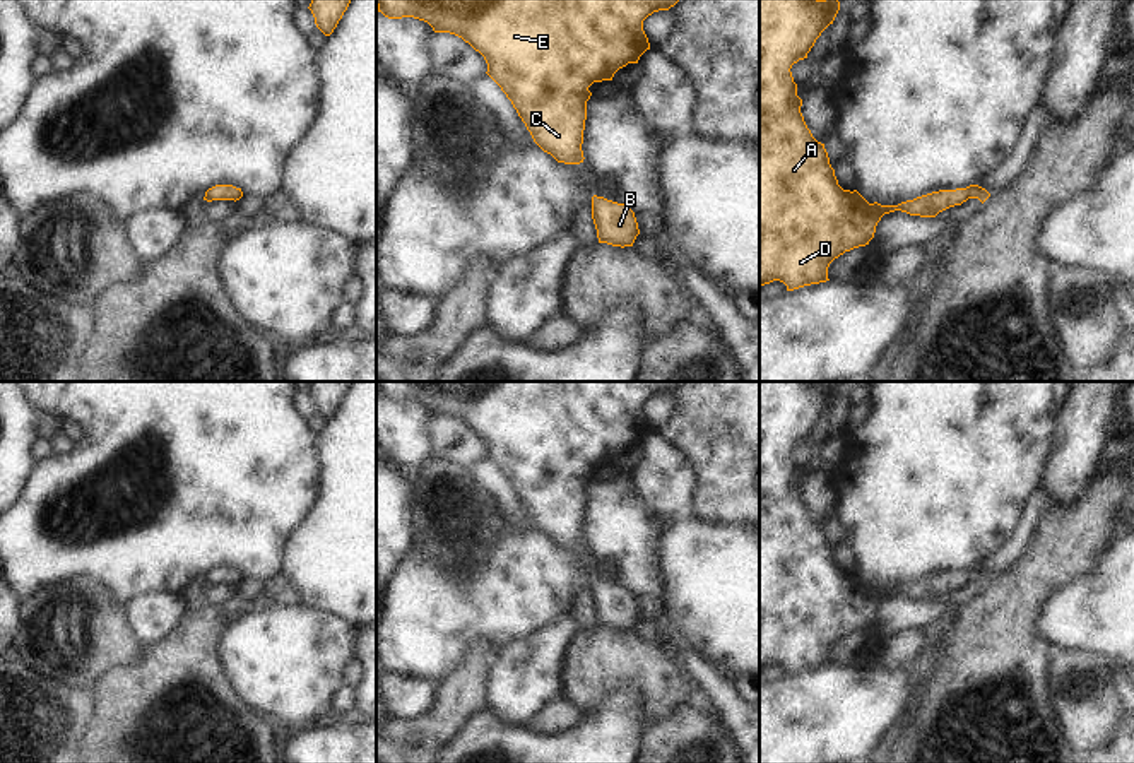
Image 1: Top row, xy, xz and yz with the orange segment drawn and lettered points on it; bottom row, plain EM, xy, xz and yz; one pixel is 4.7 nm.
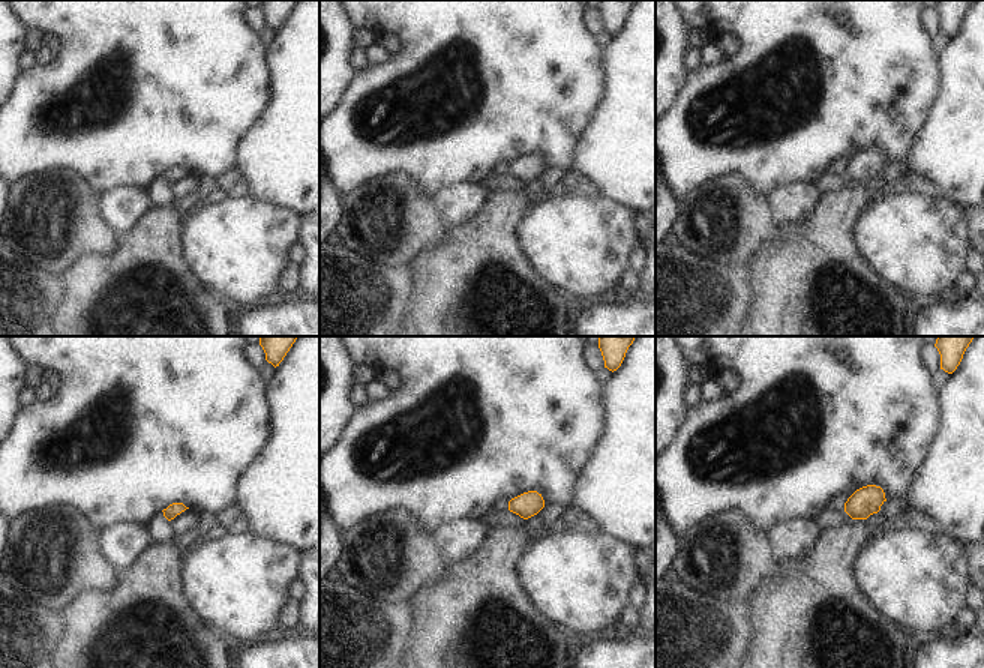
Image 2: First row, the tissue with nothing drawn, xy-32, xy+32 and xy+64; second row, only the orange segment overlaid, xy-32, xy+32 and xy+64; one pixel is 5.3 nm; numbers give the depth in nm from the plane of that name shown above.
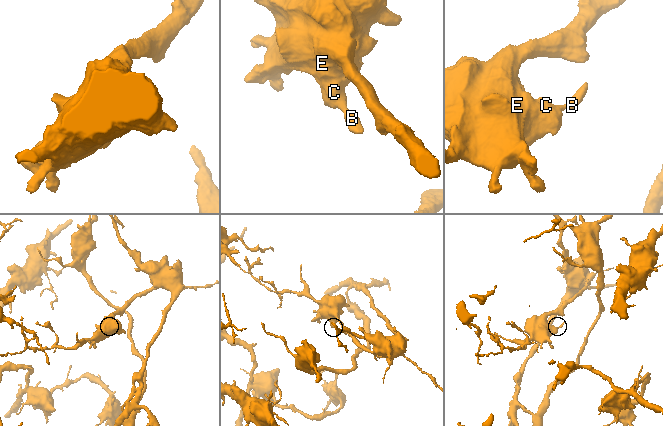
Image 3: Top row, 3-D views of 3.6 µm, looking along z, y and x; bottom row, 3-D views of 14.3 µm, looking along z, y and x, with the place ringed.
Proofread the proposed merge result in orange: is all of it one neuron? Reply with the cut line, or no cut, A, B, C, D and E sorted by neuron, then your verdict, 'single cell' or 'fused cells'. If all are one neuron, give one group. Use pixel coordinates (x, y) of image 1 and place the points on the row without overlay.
no cut | A B C D E | single cell

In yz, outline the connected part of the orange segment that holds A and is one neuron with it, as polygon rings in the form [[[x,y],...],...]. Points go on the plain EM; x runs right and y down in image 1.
[[[759,382],[759,669],[780,664],[794,674],[830,664],[830,647],[845,635],[869,628],[884,597],[901,594],[936,600],[968,582],[983,587],[990,580],[985,571],[970,568],[881,589],[838,568],[824,527],[812,520],[804,505],[802,482],[790,455],[794,447],[807,441],[838,393],[838,382]]]

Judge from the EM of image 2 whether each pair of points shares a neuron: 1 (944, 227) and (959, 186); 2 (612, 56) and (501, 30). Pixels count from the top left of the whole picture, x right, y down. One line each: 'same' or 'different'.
1: different
2: different

